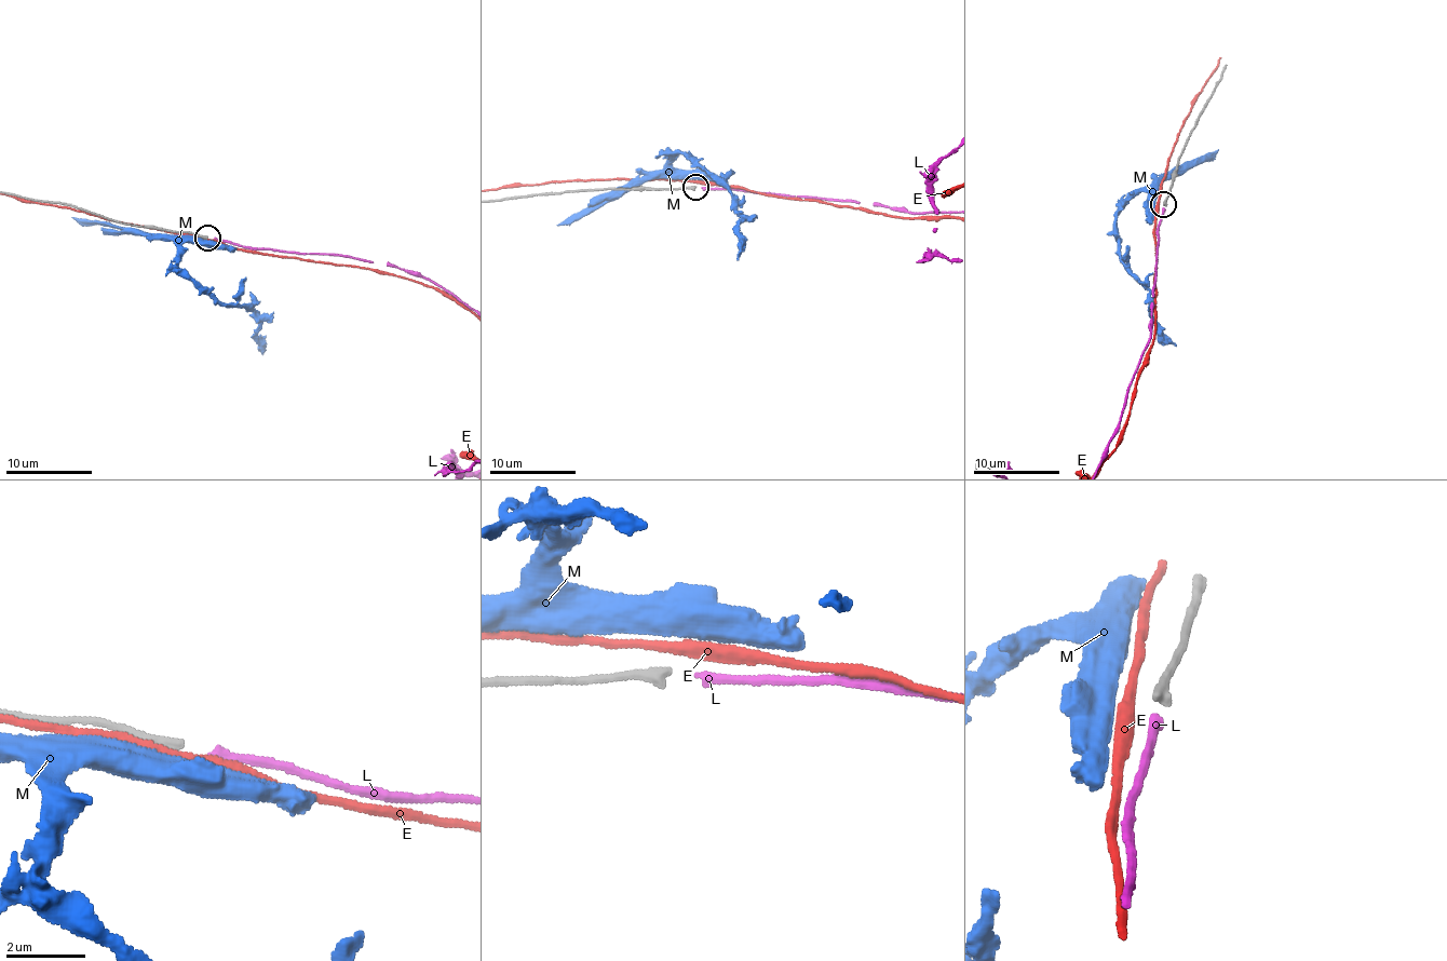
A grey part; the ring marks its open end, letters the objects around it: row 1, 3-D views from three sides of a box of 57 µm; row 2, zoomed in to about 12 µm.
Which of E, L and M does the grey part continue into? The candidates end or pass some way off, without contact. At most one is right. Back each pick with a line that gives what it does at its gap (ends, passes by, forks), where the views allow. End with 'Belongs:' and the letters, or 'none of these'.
L: it ends there
Belongs: L

